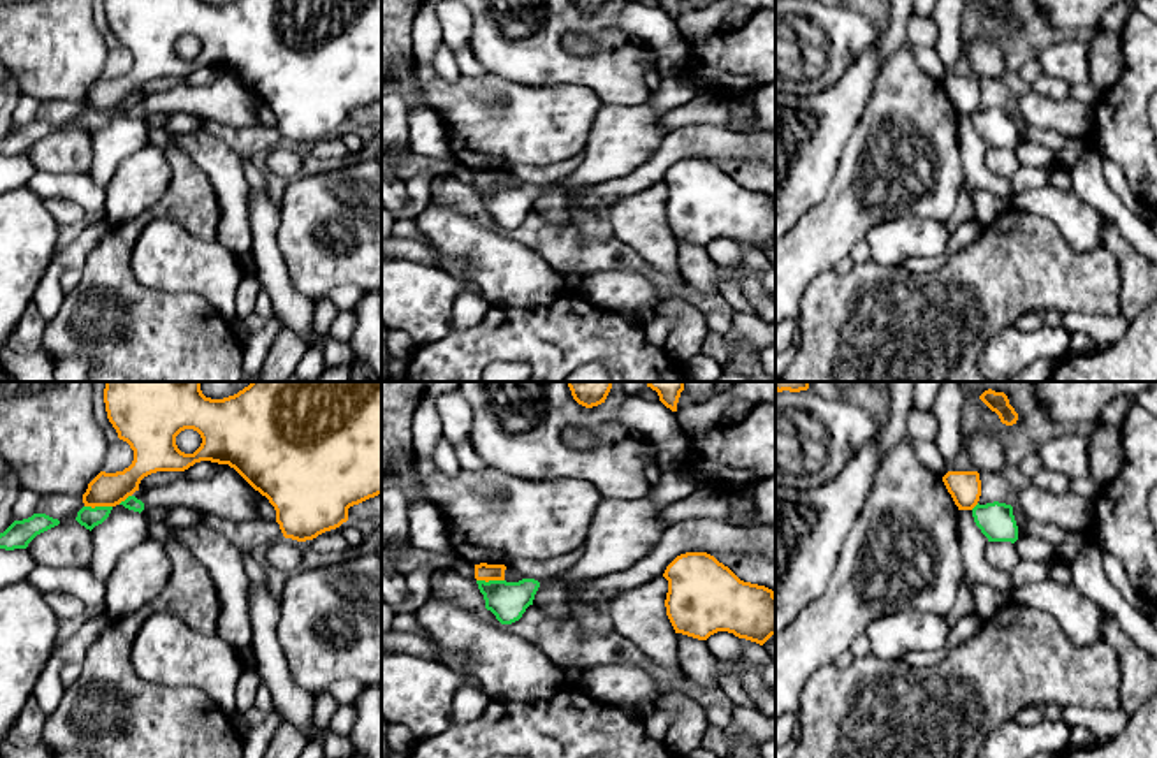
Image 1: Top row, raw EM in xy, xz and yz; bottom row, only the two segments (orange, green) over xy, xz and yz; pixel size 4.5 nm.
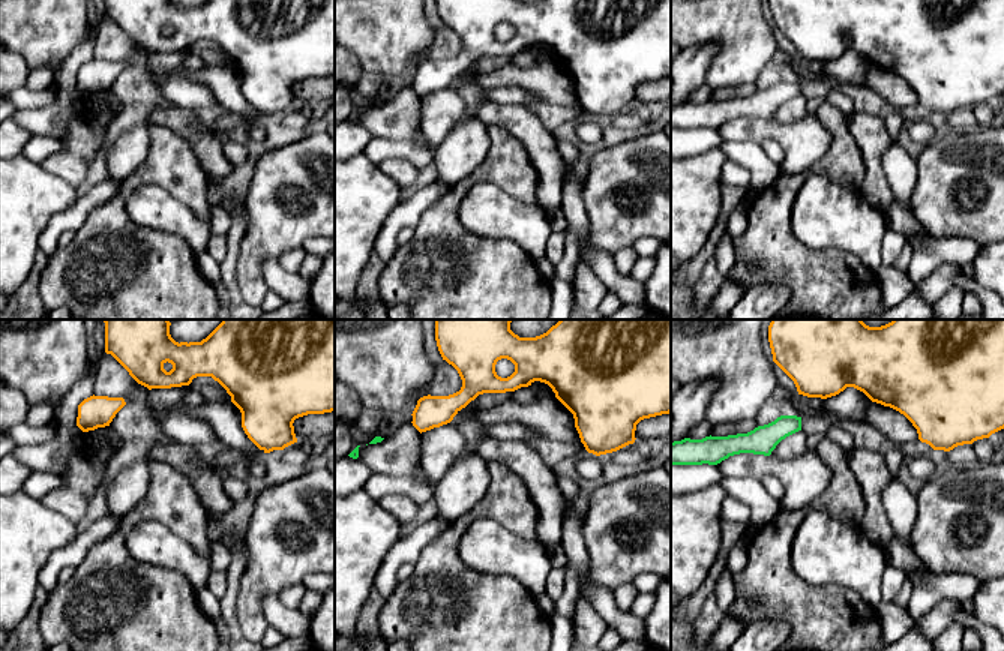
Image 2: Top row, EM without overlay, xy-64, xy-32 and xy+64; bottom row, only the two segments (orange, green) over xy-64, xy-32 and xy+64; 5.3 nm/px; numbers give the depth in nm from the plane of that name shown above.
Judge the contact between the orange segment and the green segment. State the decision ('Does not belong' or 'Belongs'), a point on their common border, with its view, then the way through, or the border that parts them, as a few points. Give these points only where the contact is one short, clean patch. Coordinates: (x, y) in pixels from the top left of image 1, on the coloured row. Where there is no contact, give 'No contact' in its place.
Does not belong. Touches orange at xy (99, 505). Boundary: xy (85, 505), (111, 507)

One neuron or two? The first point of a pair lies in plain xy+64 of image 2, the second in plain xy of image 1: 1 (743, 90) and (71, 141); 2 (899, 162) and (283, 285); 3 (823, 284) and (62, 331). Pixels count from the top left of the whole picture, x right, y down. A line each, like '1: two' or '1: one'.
1: two
2: one
3: one

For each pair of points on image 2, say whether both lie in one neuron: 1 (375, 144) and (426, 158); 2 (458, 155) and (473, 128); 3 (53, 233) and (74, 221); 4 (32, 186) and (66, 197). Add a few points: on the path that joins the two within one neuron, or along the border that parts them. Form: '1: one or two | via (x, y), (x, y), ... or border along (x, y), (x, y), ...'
1: one | via (387, 149), (414, 153)
2: one | via (464, 149), (473, 134)
3: one | via (57, 228), (65, 221), (69, 221)
4: one | via (41, 195), (57, 195)

